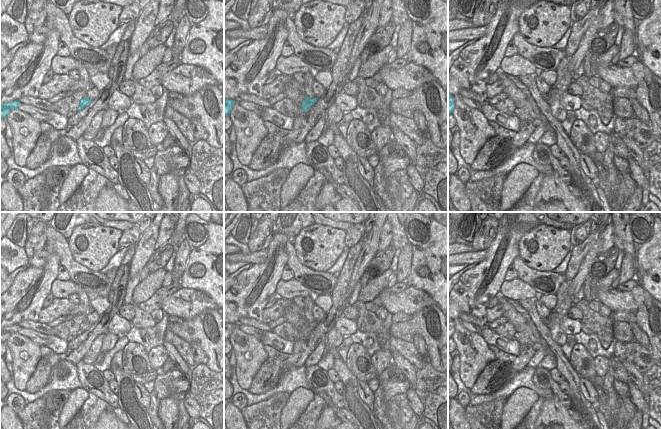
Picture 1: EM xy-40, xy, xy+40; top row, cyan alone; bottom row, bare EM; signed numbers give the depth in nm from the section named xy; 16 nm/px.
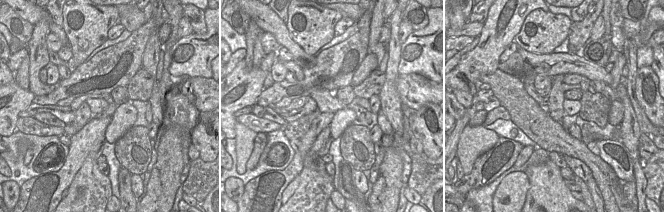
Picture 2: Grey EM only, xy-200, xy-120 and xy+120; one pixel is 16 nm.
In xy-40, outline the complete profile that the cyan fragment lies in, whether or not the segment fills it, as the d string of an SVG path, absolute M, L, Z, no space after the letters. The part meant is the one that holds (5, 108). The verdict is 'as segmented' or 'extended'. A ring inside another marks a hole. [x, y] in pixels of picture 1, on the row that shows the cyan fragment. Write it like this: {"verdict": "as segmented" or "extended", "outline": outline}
{"verdict": "as segmented", "outline": "M12 101L12 102L3 103L3 104L0 103L0 119L2 118L6 119L10 111L13 109L18 109L20 104L21 103L19 101Z"}

